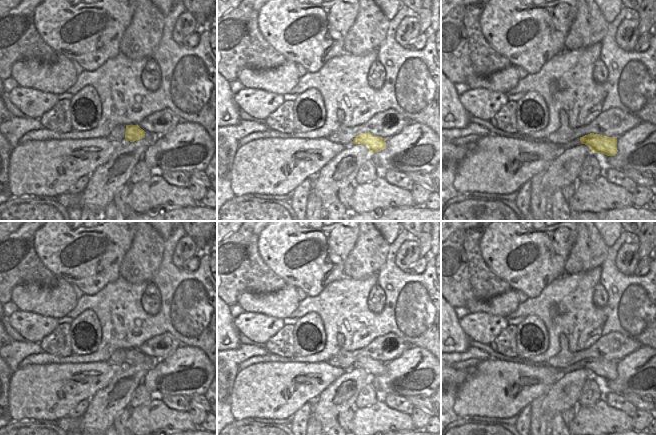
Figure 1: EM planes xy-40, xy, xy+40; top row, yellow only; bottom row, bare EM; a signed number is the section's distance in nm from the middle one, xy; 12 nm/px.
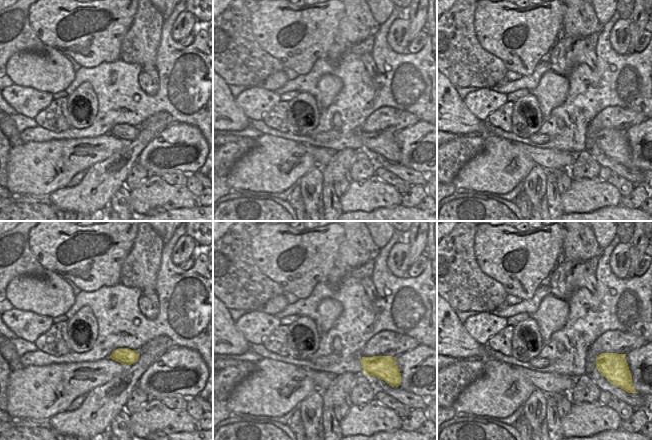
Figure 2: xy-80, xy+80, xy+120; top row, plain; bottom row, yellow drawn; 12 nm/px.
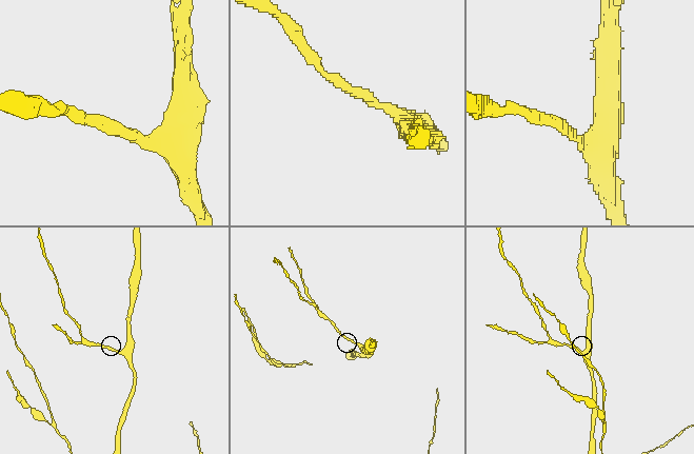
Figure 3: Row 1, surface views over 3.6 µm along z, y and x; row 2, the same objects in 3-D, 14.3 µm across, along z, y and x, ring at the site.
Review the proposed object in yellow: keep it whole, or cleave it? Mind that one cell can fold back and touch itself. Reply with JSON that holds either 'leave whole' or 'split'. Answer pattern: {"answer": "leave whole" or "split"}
{"answer": "leave whole"}

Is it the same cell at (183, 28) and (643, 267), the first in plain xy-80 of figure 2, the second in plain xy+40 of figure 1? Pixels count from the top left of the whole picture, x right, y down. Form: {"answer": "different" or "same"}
{"answer": "different"}

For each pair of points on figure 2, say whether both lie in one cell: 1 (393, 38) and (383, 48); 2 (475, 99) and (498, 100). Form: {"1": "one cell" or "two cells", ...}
{"1": "two cells", "2": "one cell"}

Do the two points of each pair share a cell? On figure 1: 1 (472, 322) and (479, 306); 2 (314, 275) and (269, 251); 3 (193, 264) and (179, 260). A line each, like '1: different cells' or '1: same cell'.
1: different cells
2: same cell
3: different cells

